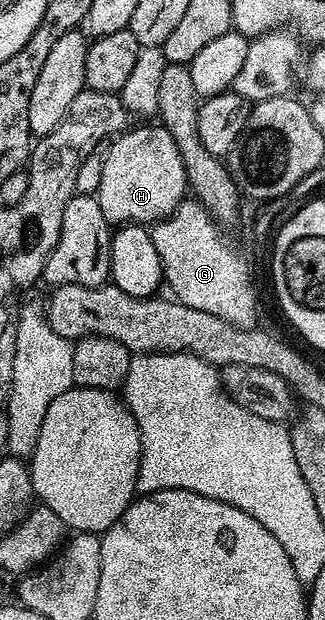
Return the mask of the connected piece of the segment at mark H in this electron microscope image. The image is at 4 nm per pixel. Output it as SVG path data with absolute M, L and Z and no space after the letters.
M159 123L141 125L141 129L132 127L119 134L107 146L108 153L103 154L102 183L94 196L112 227L129 223L147 226L161 221L180 206L190 189L174 135Z

